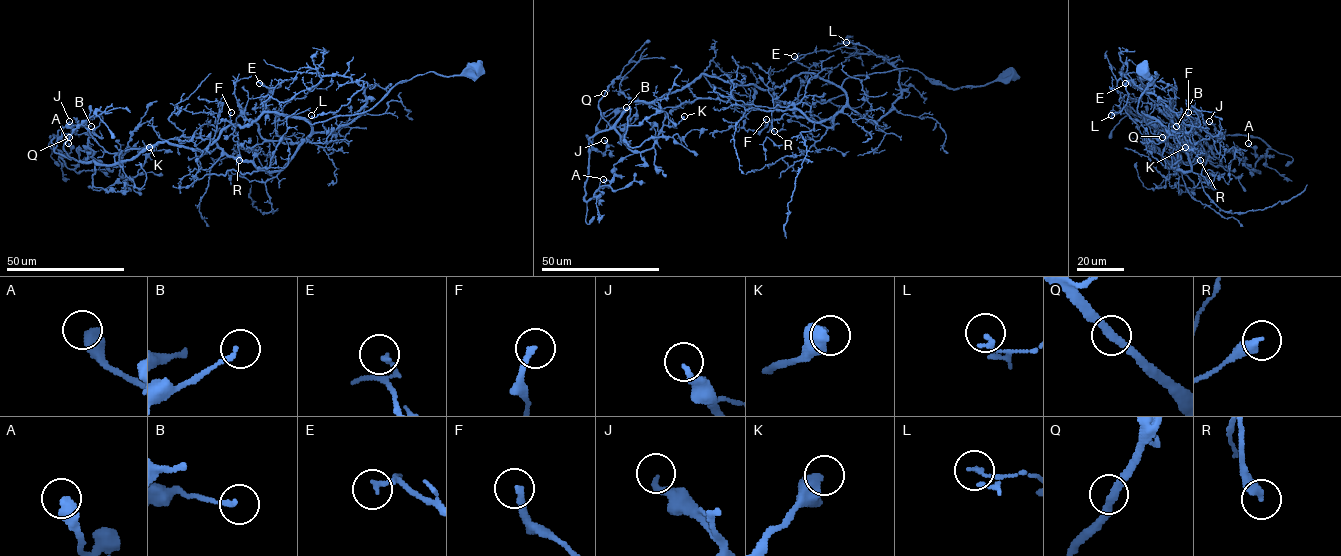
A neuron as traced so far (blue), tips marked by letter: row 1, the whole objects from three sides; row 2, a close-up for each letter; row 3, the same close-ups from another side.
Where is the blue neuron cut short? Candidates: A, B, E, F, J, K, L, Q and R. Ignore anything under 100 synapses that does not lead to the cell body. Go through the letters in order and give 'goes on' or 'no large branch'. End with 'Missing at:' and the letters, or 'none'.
A: no large branch
B: no large branch
E: no large branch
F: no large branch
J: no large branch
K: no large branch
L: no large branch
Q: no large branch
R: no large branch
Missing at: none

